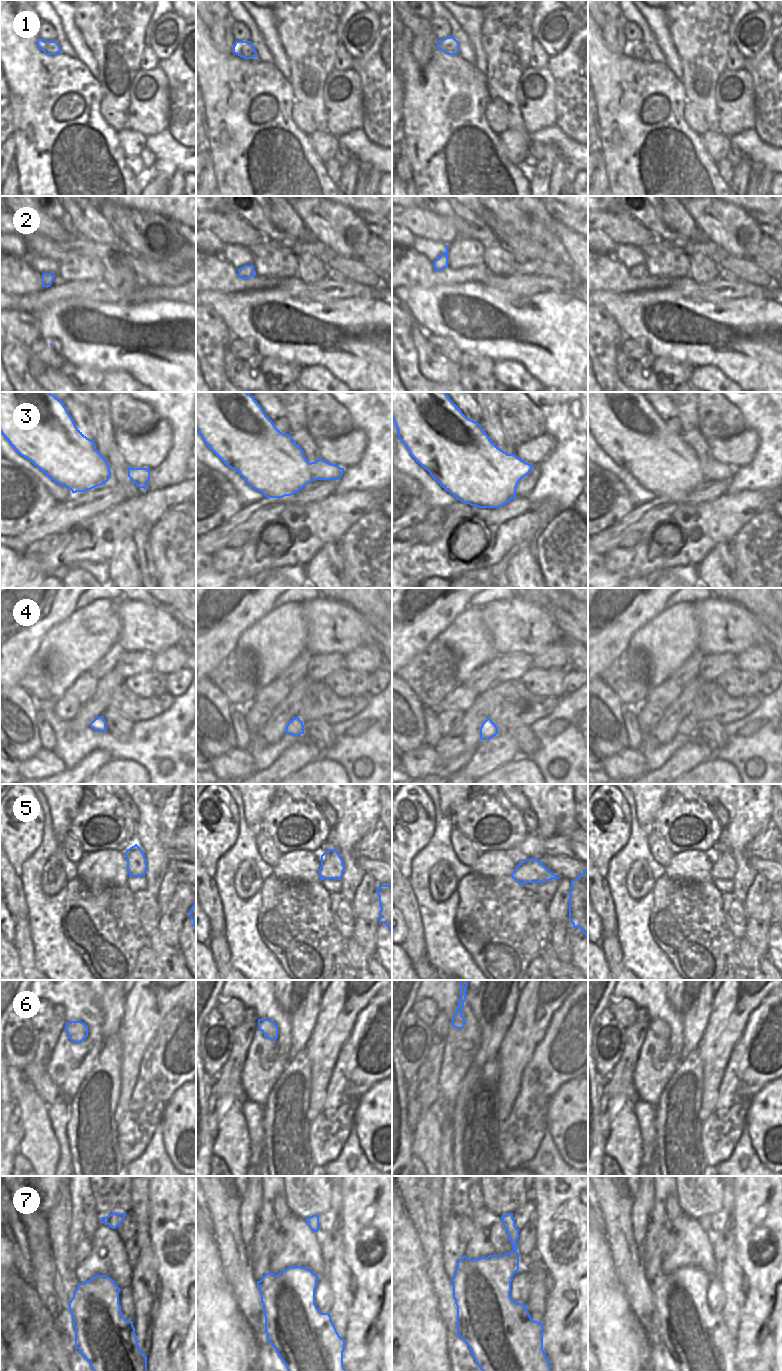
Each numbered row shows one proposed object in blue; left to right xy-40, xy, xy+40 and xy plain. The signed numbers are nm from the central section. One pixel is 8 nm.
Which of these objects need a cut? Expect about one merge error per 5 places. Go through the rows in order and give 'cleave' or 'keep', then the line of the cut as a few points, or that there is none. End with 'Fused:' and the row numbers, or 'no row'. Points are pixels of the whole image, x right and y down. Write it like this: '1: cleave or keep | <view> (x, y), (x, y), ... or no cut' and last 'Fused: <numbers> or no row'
1: keep | no cut
2: keep | no cut
3: keep | no cut
4: keep | no cut
5: keep | no cut
6: keep | no cut
7: keep | no cut
Fused: no row

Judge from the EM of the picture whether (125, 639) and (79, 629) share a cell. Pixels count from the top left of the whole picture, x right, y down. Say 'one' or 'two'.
two

